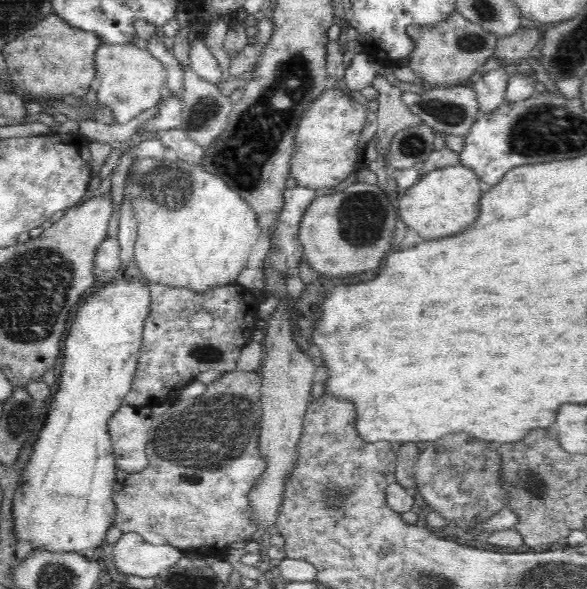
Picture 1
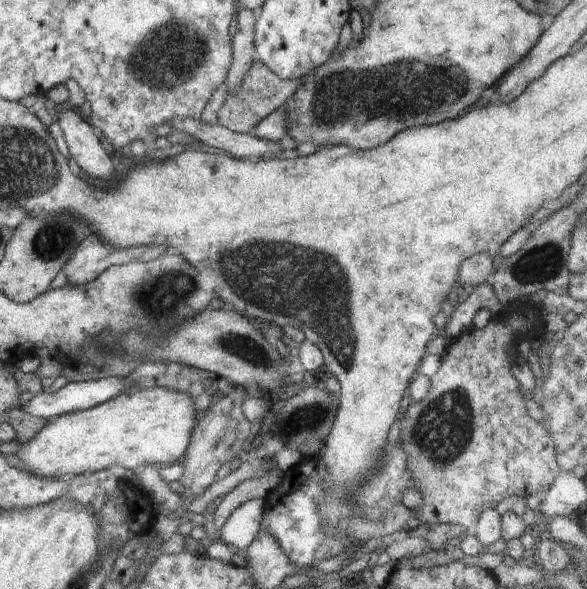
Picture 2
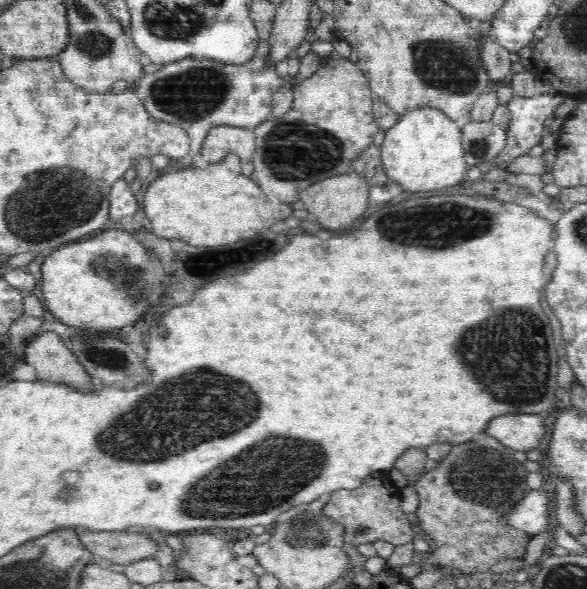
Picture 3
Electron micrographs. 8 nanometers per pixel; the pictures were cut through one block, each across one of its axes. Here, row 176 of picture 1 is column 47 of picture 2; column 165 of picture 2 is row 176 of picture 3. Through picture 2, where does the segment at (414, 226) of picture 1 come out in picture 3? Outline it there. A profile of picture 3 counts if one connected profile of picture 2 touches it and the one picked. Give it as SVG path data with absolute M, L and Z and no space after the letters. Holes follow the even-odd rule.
M435 108L404 112L398 122L385 131L379 148L383 169L393 183L400 184L408 192L445 190L462 183L470 166L461 146L461 126L462 122L448 118Z

